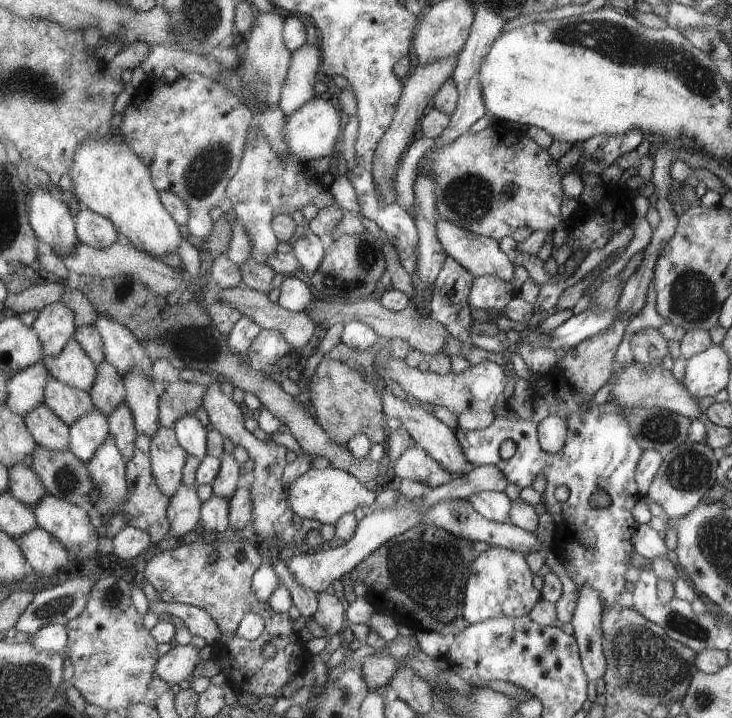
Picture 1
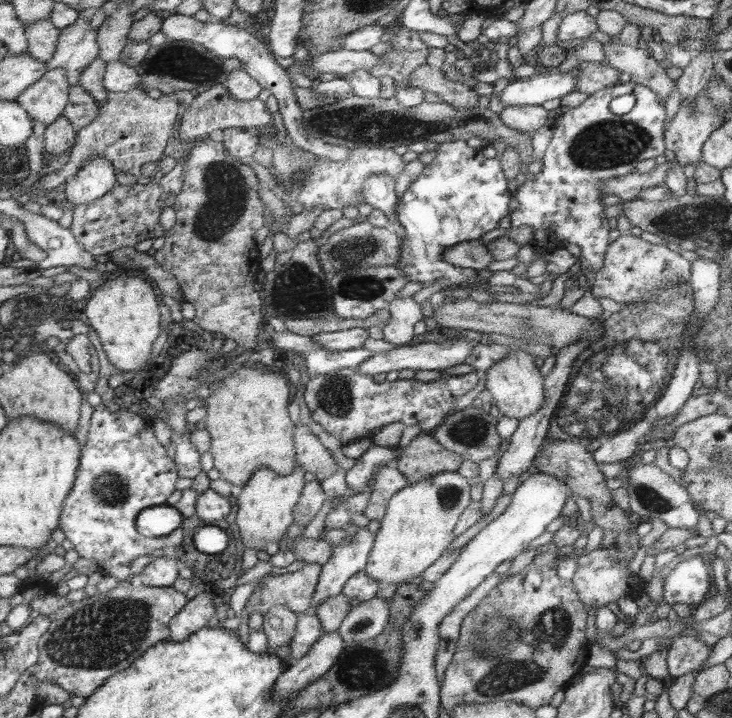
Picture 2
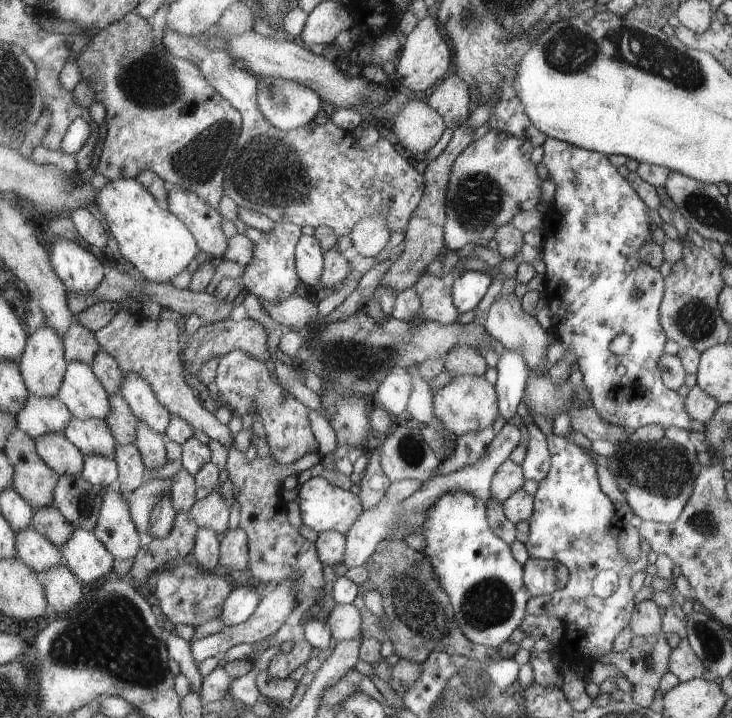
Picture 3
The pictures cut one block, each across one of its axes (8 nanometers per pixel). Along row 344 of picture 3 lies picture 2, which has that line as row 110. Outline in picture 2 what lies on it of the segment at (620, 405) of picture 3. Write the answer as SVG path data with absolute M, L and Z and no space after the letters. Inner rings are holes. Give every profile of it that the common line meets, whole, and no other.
M632 82L618 83L611 87L603 88L601 91L591 94L578 107L562 107L561 117L554 123L553 137L548 145L542 170L535 176L532 182L527 181L519 186L514 194L515 208L510 213L511 227L520 228L527 226L532 228L534 238L531 244L538 242L555 242L556 246L564 247L566 243L574 243L580 246L579 256L580 272L577 272L579 281L584 284L584 275L589 268L597 270L605 262L605 252L609 248L610 233L608 219L606 219L606 208L598 203L597 197L602 195L602 188L606 180L620 178L626 174L634 173L638 163L648 158L656 159L664 153L664 106L660 102L661 97L646 85ZM632 94L636 97L636 103L627 114L616 115L608 109L608 104L617 96Z

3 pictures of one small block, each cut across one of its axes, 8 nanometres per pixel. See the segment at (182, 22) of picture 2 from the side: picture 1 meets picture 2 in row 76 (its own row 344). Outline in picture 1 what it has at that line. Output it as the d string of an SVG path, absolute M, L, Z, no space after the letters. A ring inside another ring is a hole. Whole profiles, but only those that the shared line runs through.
M276 329L261 330L261 334L252 341L249 357L258 371L274 364L279 358L292 352L293 348Z

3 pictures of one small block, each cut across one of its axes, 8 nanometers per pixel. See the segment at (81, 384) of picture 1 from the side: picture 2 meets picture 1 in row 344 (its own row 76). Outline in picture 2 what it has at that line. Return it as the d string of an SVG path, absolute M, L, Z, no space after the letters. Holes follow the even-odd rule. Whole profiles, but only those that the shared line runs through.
M79 18L72 26L61 29L56 54L46 62L46 70L64 68L73 86L79 84L82 71L100 55L100 52L97 31L90 26L90 20Z

